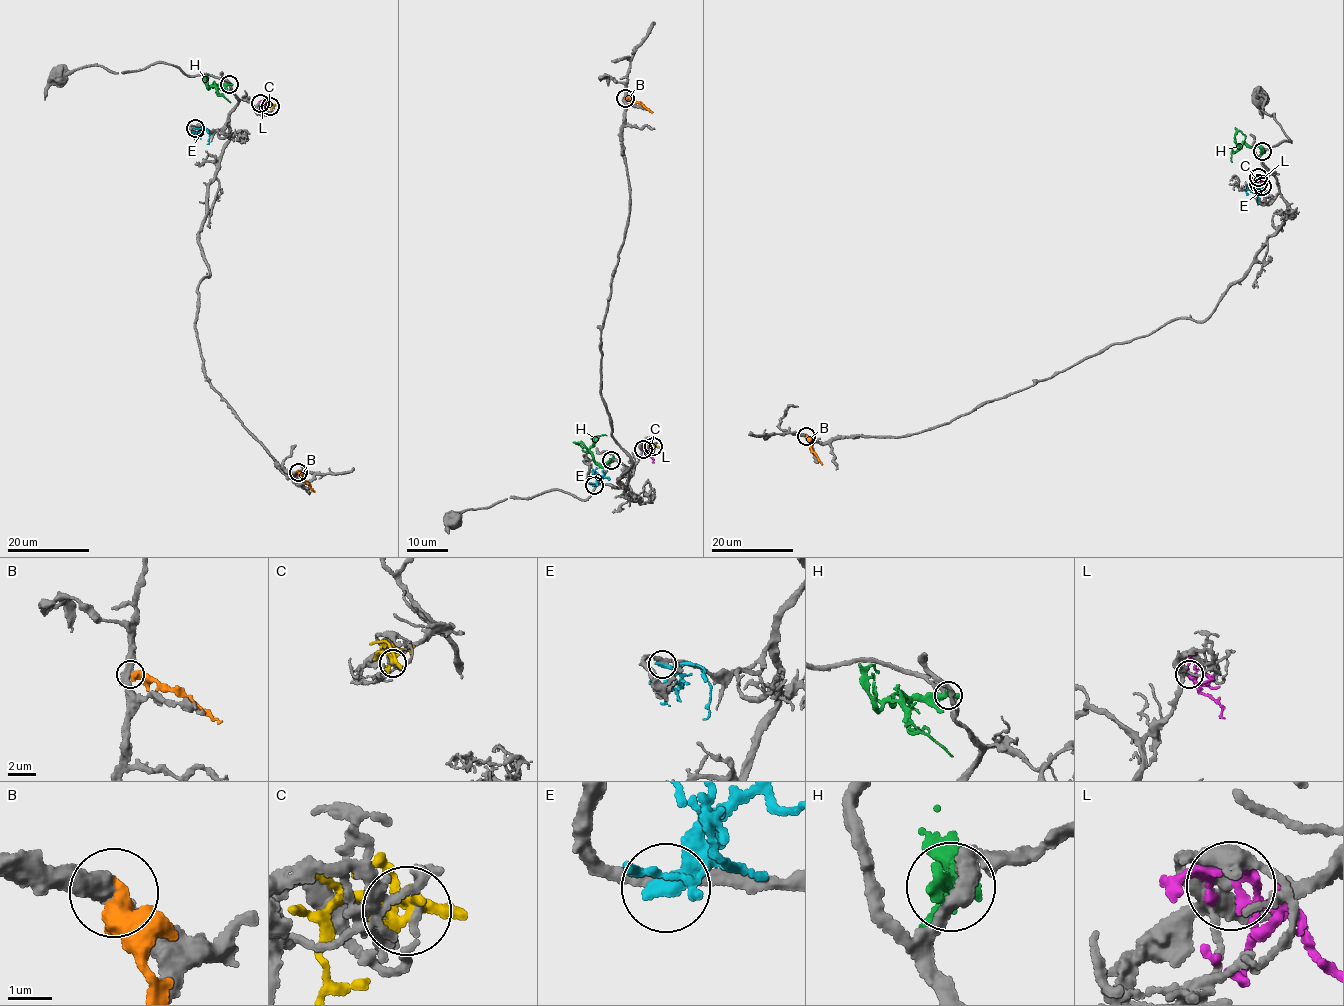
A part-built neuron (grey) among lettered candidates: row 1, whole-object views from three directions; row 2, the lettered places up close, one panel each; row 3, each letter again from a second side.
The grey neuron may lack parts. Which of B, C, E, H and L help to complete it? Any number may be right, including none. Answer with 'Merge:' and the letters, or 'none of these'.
Merge: L

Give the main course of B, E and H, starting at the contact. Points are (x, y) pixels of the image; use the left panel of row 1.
B: (298, 471), (314, 492)
E: (195, 127), (201, 135), (197, 132), (194, 139)
H: (228, 84), (212, 86), (218, 95), (230, 102)

